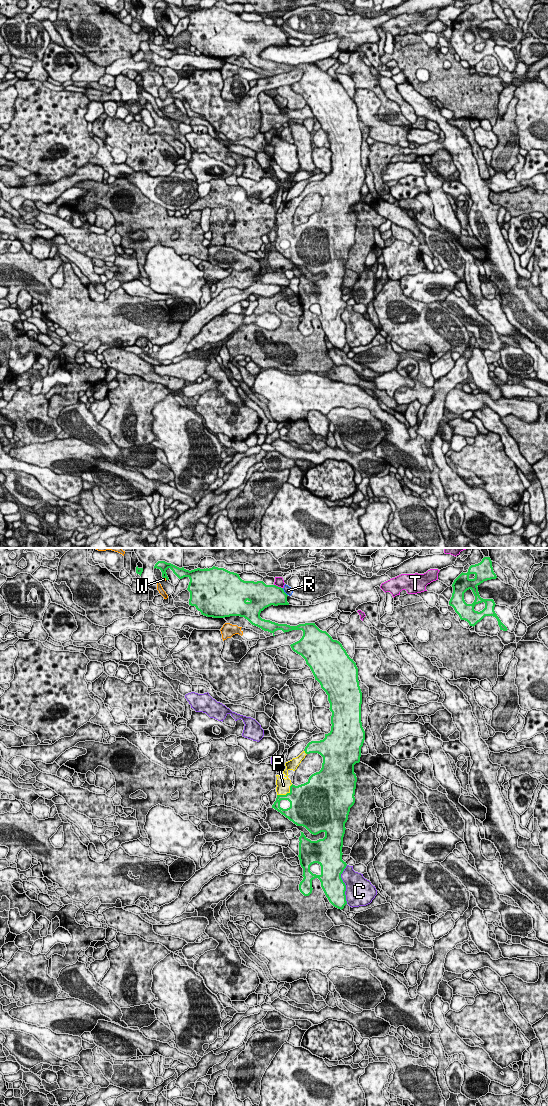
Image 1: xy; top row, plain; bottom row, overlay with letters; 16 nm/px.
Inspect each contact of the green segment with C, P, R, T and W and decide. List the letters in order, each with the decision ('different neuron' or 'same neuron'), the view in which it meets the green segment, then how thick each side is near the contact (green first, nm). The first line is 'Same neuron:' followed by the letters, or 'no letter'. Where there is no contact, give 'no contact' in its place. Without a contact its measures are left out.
Same neuron: P
C: different neuron; contact in xy; calibres 360 and 420 nm
P: same neuron; contact in xy; calibres 420 and 220 nm
R: different neuron; contact in xy; calibres 320 and 130 nm
T: different neuron; contact in xy; calibres 360 and 140 nm
W: different neuron; contact in xy; calibres 160 and 60 nm

